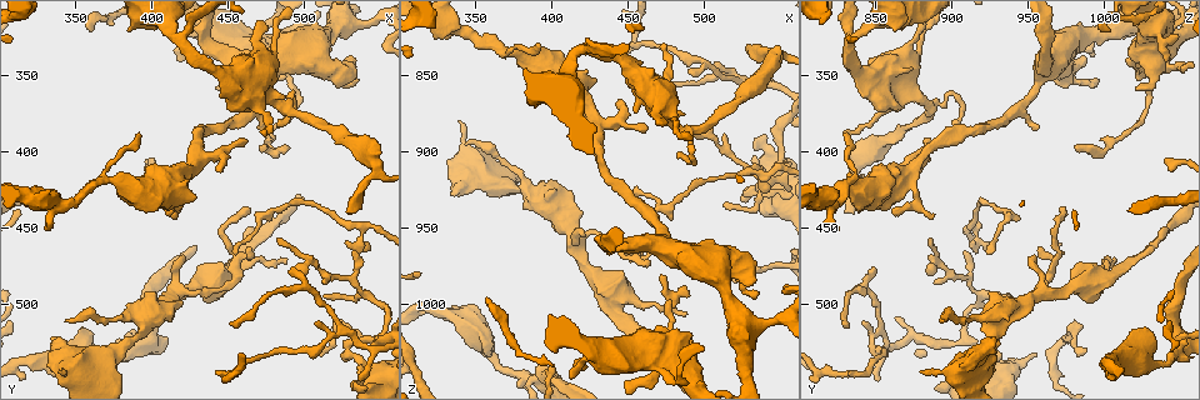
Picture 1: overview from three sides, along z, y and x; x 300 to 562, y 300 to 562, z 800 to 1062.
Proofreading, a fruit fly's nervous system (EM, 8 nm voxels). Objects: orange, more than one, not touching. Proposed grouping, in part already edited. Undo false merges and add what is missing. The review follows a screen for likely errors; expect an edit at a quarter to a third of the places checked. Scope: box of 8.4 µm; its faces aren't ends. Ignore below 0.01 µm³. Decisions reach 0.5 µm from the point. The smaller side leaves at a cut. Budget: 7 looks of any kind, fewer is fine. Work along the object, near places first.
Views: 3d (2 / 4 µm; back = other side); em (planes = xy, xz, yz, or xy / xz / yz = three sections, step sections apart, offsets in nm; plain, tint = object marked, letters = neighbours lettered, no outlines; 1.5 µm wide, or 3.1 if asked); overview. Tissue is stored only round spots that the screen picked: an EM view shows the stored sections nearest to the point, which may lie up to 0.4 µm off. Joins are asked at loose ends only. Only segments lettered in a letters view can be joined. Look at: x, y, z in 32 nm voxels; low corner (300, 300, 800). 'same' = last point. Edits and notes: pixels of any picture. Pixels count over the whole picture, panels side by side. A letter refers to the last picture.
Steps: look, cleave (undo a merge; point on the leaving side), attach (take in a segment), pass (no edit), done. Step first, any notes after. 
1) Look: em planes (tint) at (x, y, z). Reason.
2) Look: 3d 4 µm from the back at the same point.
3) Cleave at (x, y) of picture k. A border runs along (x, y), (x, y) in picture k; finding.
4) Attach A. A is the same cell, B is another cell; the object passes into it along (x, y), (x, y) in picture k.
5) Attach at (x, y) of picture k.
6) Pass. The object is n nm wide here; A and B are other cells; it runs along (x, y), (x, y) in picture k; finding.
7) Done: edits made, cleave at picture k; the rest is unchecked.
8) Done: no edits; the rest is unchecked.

Look: em planes (letters) at (512, 494, 936). Branch stops here.

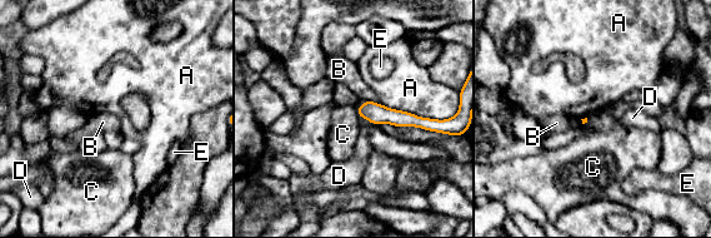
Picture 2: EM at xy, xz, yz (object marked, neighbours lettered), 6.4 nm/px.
Pass. A, B, C, D and E are other cells; a border runs along (355, 108), (357, 118) in picture 2; none of them fits.

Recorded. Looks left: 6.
Look: 3d 2 µm at (506, 512, 842). Branch stops here.

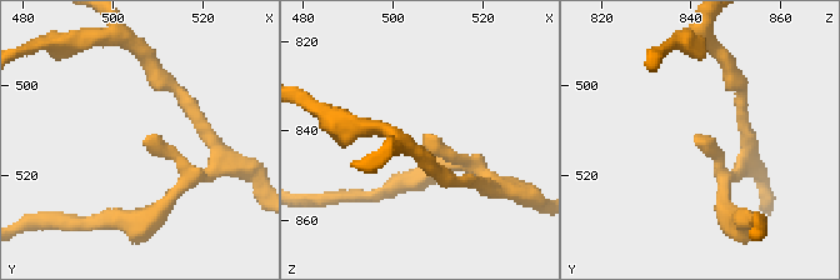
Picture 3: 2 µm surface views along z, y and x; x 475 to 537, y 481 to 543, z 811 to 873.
Look: em xy step 4 (tint) at (506, 512, 841).

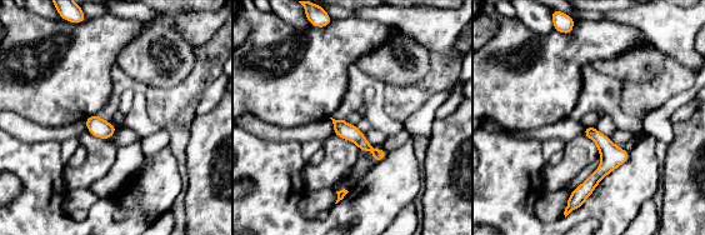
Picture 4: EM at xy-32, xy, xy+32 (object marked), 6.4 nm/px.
Look: em planes (letters) at the same point. Another direction.

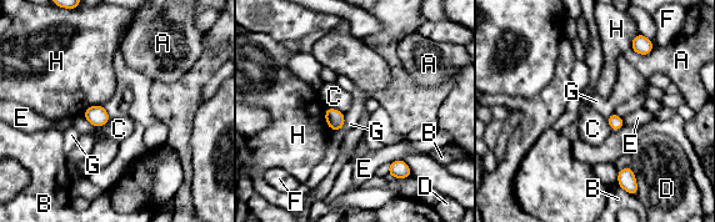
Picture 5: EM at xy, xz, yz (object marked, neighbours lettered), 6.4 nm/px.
Pass. A, B, C, D, E, F, G and H are other cells; a border runs along (324, 107), (324, 120), (331, 130) in picture 5; no lettered segment goes on from it.

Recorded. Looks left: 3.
Look: 3d 2 µm at (530, 440, 828).

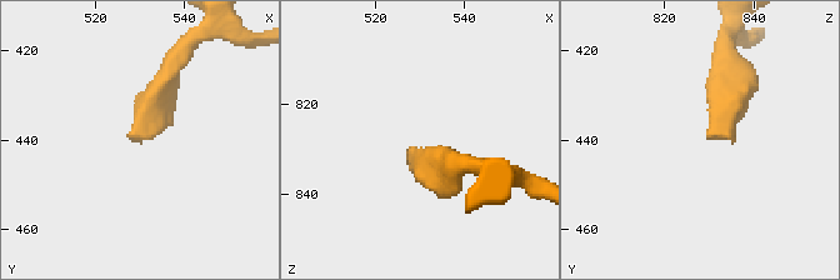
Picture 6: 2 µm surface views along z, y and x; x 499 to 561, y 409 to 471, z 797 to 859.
Look: em xy step 8 (letters) at (529, 439, 829). Shape alone is not enough.

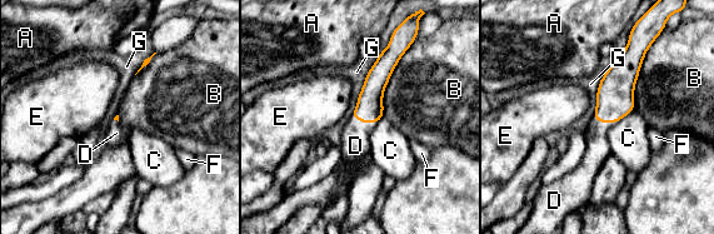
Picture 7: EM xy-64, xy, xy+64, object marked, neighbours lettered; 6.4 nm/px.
Attach D. D is the same cell, A, B, C, E, F and G are other cells; the object passes into it along (369, 108), (363, 122), (355, 145) in picture 7; it goes on there.

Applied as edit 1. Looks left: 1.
Done: edits made, attach at picture 7; the rest is unchecked.

